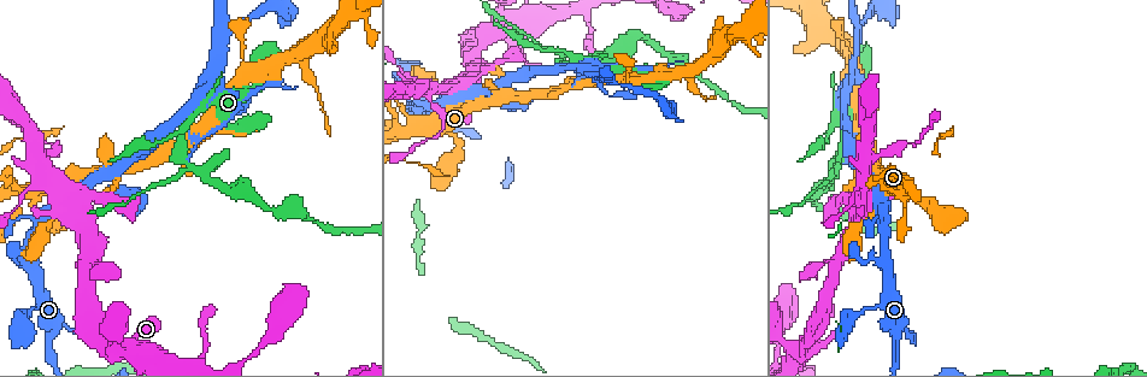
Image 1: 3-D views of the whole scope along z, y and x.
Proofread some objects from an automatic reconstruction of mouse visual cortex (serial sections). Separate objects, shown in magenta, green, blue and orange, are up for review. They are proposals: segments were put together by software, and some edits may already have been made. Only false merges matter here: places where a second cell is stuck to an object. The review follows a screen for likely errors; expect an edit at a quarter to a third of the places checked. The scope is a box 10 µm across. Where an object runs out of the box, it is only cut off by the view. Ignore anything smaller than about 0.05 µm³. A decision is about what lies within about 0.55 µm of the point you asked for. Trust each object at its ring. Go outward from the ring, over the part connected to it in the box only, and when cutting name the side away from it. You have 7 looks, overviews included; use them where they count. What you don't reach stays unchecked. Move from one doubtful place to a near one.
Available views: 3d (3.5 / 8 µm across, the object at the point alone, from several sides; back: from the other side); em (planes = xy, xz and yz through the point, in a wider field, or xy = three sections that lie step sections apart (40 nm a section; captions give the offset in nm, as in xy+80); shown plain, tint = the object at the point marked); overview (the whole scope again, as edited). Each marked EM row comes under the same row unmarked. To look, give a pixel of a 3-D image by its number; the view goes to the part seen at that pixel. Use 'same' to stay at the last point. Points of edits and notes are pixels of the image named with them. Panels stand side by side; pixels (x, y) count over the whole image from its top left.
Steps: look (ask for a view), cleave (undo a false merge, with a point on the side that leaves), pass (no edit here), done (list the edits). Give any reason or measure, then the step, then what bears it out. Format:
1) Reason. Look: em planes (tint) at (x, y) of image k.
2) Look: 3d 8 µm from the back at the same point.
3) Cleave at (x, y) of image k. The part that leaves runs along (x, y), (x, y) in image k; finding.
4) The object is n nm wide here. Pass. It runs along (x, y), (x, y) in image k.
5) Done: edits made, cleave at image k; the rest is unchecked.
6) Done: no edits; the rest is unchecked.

Look: 3d 8 µm from the back at (32, 266) of image 1.

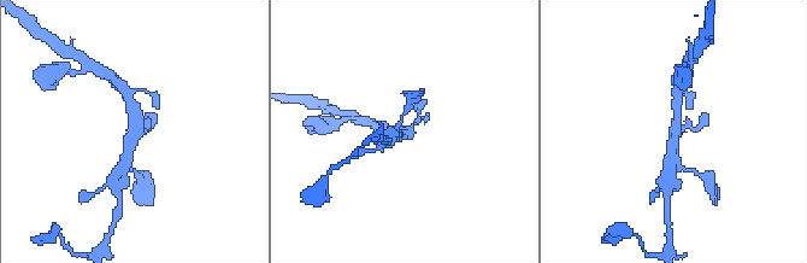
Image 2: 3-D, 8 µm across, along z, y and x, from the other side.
Need the tissue. Look: em xy step 5 (tint) at the same point.

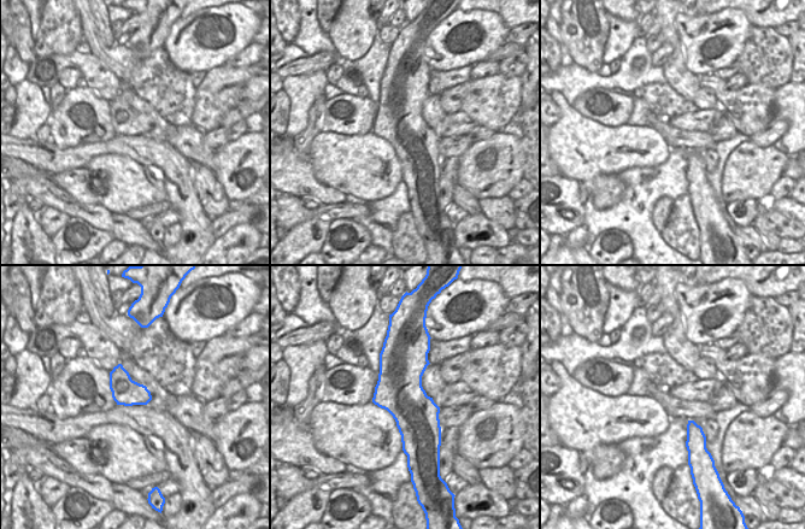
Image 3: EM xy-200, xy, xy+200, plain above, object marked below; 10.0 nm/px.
Pass. It runs along (671, 164), (677, 98) in image 2; one cell here.

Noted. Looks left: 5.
Four arms meet. Look: 3d 3.5 µm at (433, 86) of image 1.

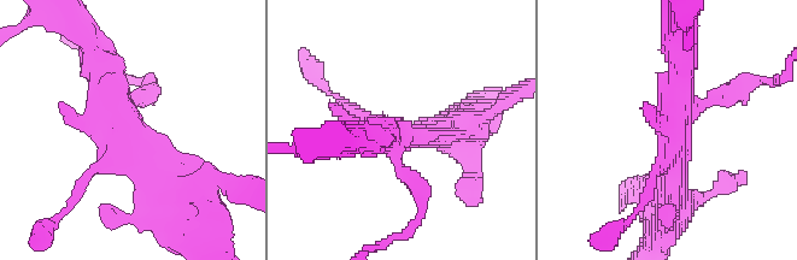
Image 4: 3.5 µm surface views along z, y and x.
Need the tissue. Look: em xy step 1 (tint) at (123, 117) of image 4.

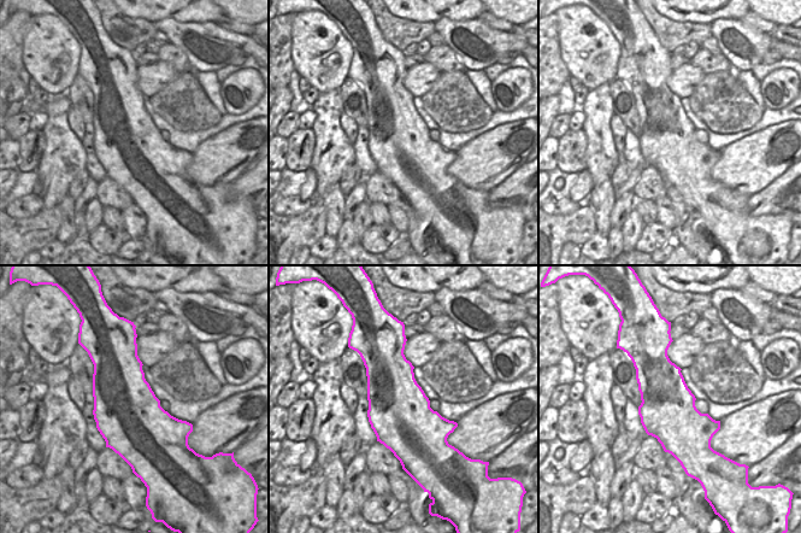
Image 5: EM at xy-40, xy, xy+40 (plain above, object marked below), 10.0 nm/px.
Pass. It runs along (166, 188), (129, 151), (95, 47) in image 4; one cell here.

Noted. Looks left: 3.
Three-way junction. Look: 3d 3.5 µm at (857, 34) of image 1.

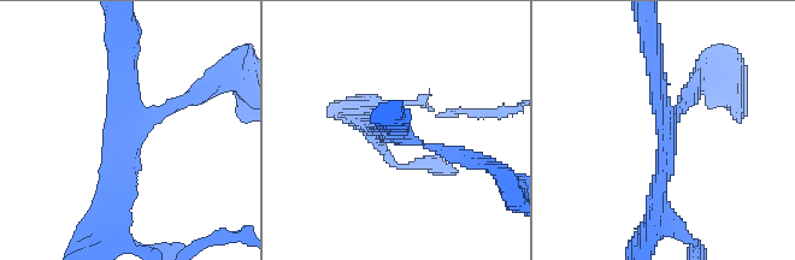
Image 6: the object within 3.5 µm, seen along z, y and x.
Pass. It runs along (115, 202), (118, 147), (200, 92) in image 6; one cell here.

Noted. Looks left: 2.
Done: no edits; the rest is unchecked.

